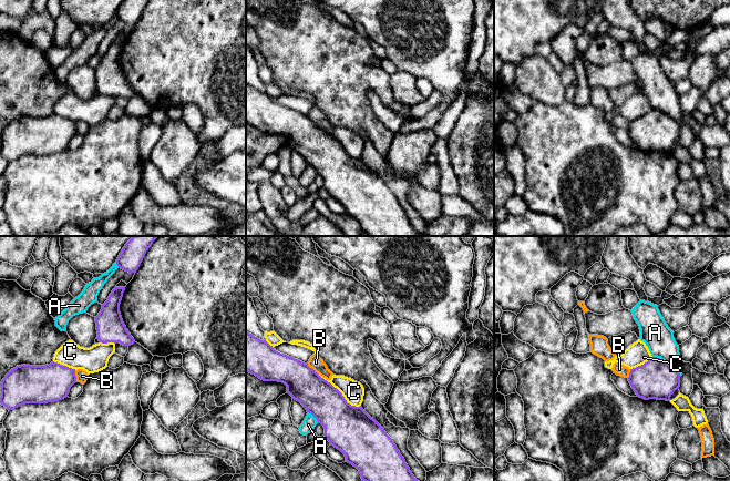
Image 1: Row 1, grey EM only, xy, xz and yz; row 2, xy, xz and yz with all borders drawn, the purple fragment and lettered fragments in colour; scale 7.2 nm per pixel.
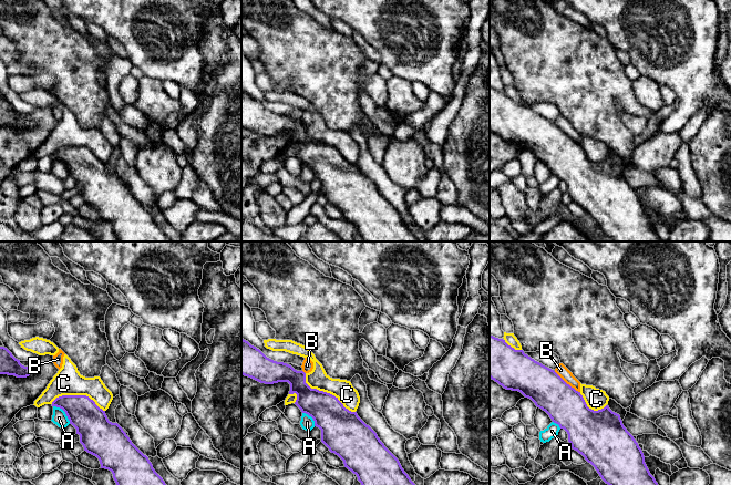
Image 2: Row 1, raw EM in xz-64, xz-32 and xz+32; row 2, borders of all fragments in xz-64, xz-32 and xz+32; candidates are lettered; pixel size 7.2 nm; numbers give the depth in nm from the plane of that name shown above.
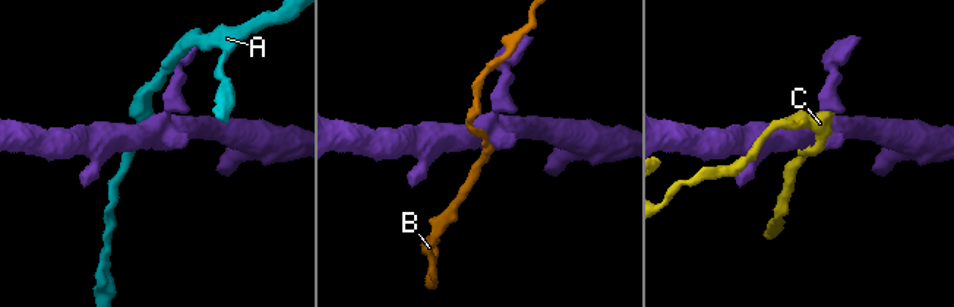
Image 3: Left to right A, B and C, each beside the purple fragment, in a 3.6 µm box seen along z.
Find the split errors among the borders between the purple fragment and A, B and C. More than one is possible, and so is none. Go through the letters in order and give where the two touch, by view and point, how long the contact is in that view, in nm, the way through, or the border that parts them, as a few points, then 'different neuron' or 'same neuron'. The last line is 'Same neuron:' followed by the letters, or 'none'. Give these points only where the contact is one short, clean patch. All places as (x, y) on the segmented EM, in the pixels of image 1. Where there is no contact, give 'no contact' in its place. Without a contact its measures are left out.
A: meets purple in yz at (668, 364); contact 260 nm long; different neuron
B: meets purple in xy at (75, 376); contact 90 nm long; different neuron
C: meets purple in xz at (340, 392); contact 400 nm long; same neuron
Same neuron: C

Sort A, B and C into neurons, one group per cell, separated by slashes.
A / B / C

